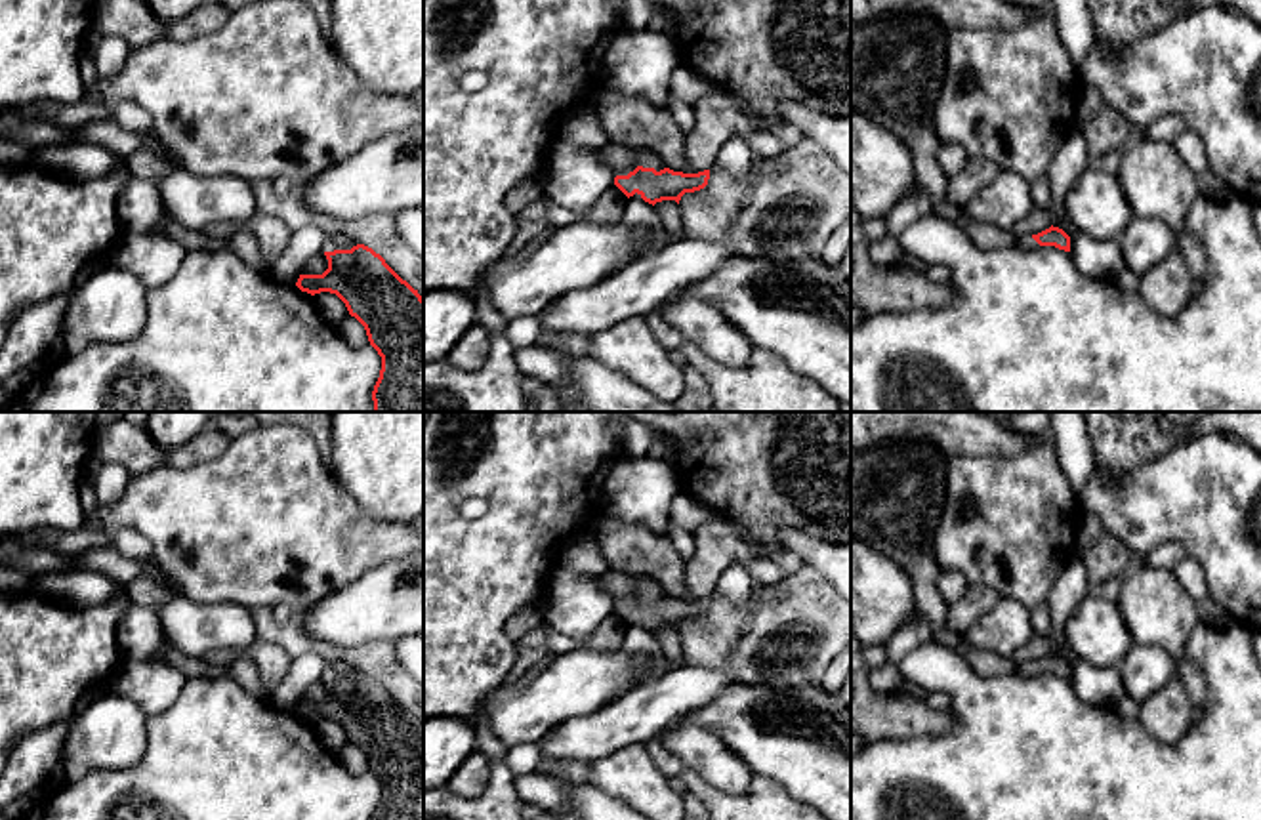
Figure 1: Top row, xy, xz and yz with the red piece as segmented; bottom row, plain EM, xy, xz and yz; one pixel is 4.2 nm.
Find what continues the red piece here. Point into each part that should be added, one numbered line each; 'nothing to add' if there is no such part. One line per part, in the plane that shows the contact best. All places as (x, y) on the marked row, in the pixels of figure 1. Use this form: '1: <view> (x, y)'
1: xz (573, 176)

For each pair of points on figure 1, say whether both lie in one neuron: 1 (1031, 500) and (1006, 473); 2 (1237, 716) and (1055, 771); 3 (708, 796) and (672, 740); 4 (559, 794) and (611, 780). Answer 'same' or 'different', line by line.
1: same
2: same
3: different
4: different

